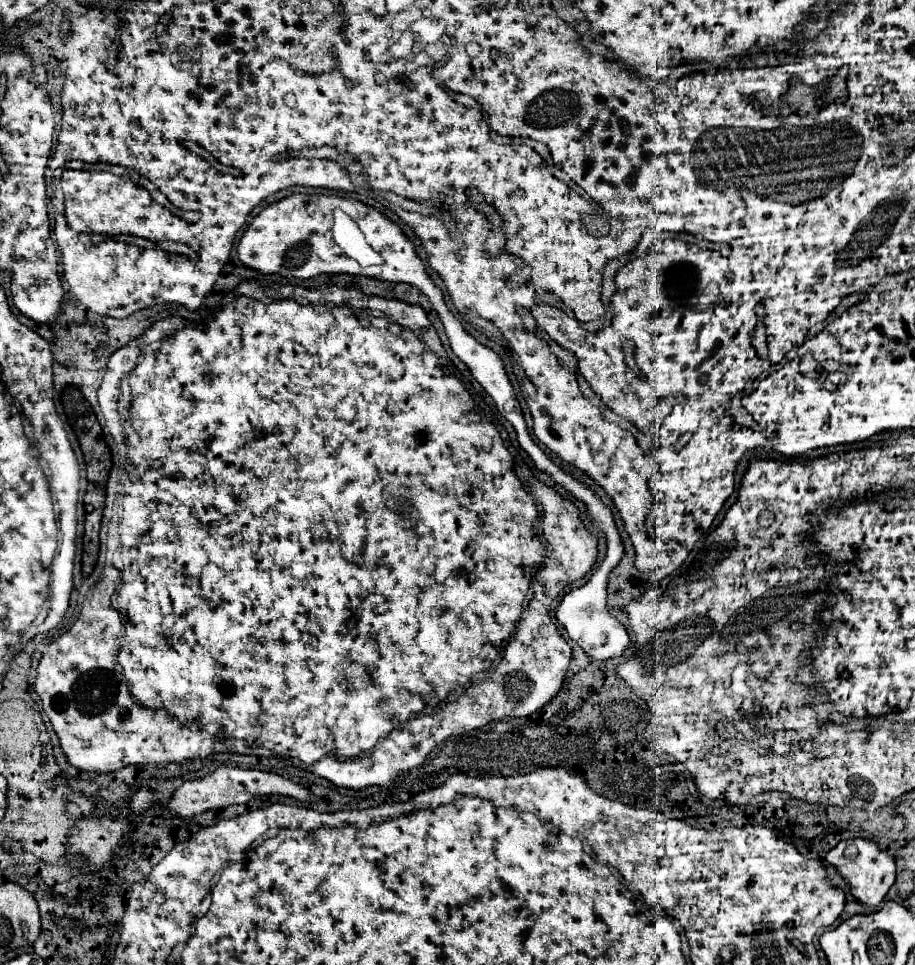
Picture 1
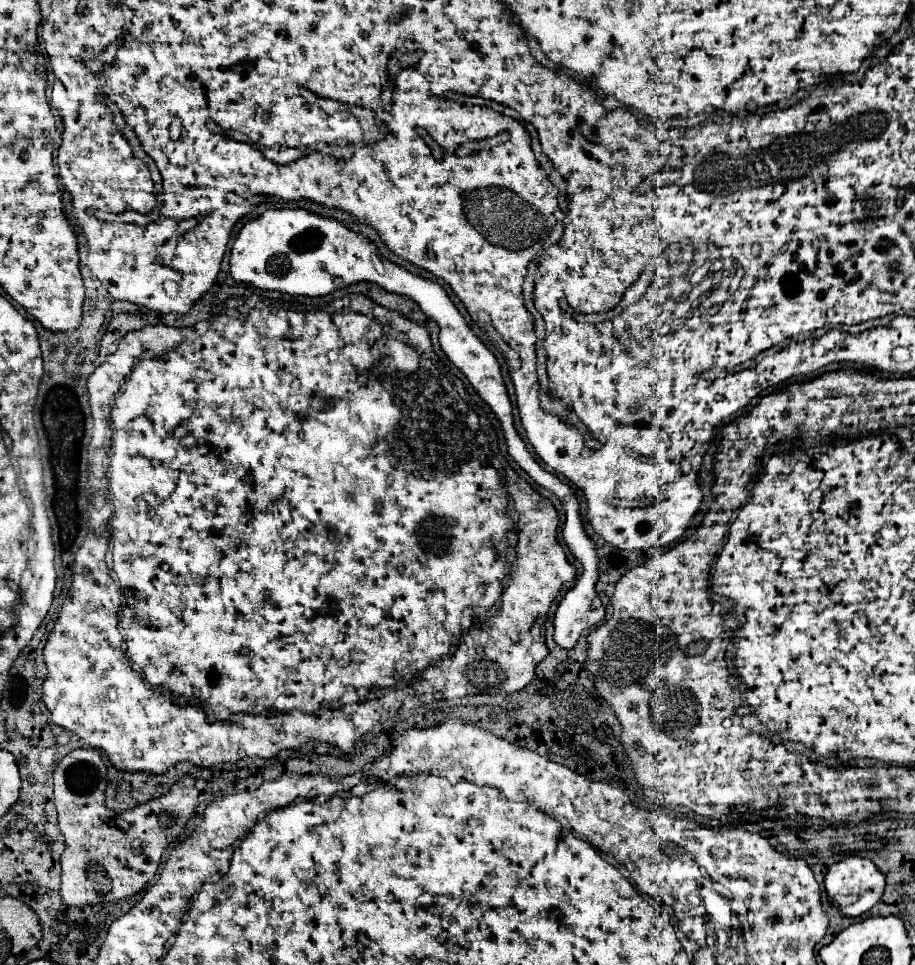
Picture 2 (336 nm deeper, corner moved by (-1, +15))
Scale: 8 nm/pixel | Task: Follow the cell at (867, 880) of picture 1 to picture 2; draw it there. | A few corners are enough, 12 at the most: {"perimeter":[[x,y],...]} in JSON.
{"perimeter":[[850,855],[824,877],[844,917],[864,915],[884,893],[870,859]]}

